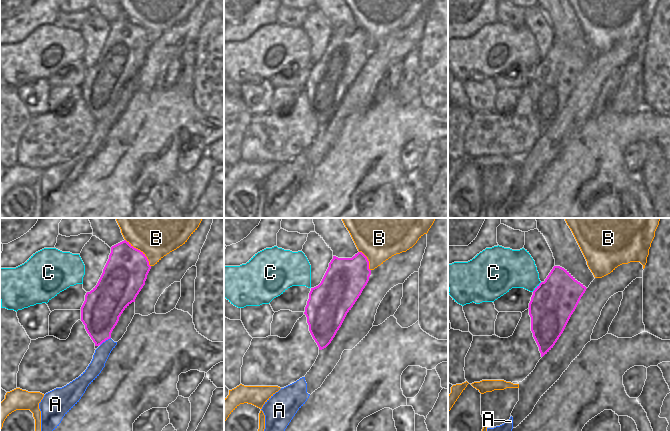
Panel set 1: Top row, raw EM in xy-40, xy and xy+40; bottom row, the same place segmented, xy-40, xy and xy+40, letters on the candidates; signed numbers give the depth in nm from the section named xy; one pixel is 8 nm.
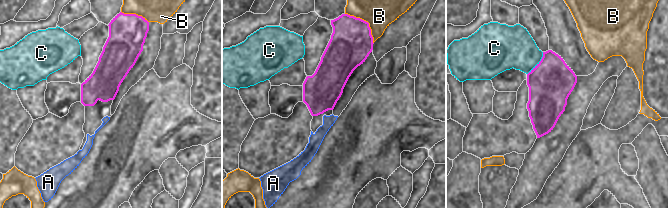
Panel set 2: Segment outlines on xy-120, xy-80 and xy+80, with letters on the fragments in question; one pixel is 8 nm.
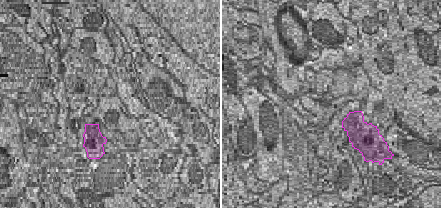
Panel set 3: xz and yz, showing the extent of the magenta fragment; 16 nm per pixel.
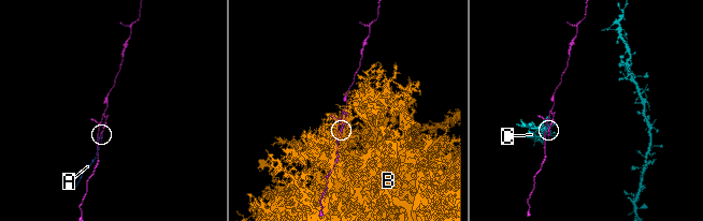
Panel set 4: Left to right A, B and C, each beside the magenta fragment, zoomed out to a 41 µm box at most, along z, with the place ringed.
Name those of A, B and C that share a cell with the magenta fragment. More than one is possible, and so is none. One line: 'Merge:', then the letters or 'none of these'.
Merge: none of these.

